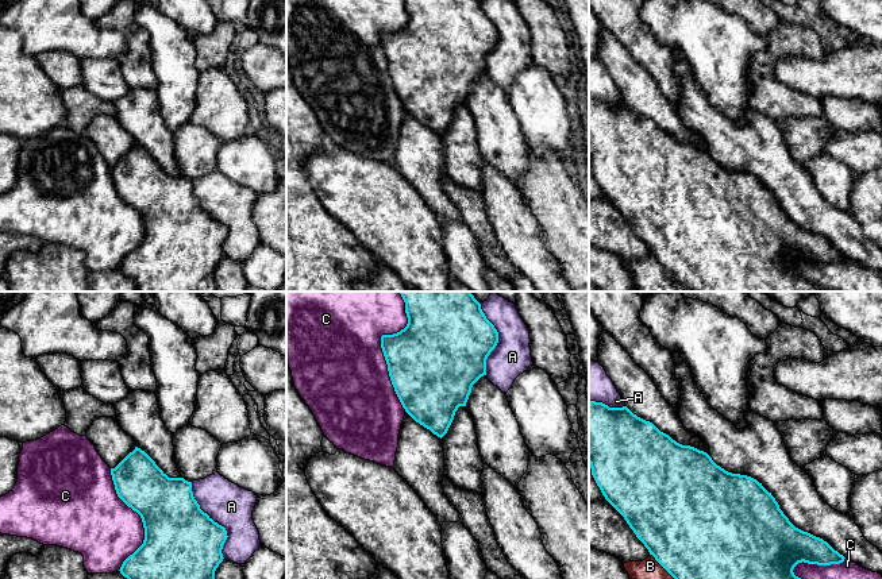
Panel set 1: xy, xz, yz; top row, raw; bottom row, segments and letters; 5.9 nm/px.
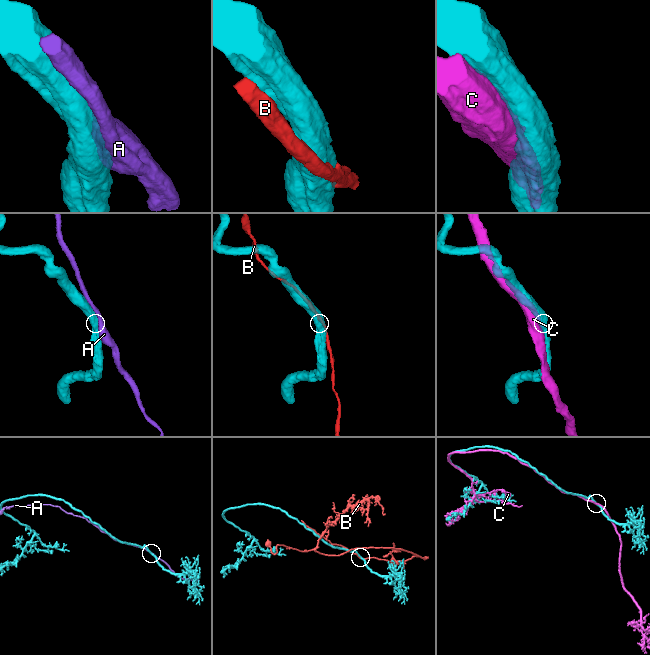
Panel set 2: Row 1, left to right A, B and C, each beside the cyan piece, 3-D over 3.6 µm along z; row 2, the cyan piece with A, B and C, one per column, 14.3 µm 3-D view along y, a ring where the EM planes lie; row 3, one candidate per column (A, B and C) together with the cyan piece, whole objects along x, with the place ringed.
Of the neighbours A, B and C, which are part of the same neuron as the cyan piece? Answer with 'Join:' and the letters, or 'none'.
Join: none

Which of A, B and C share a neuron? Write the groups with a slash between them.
A / B / C

